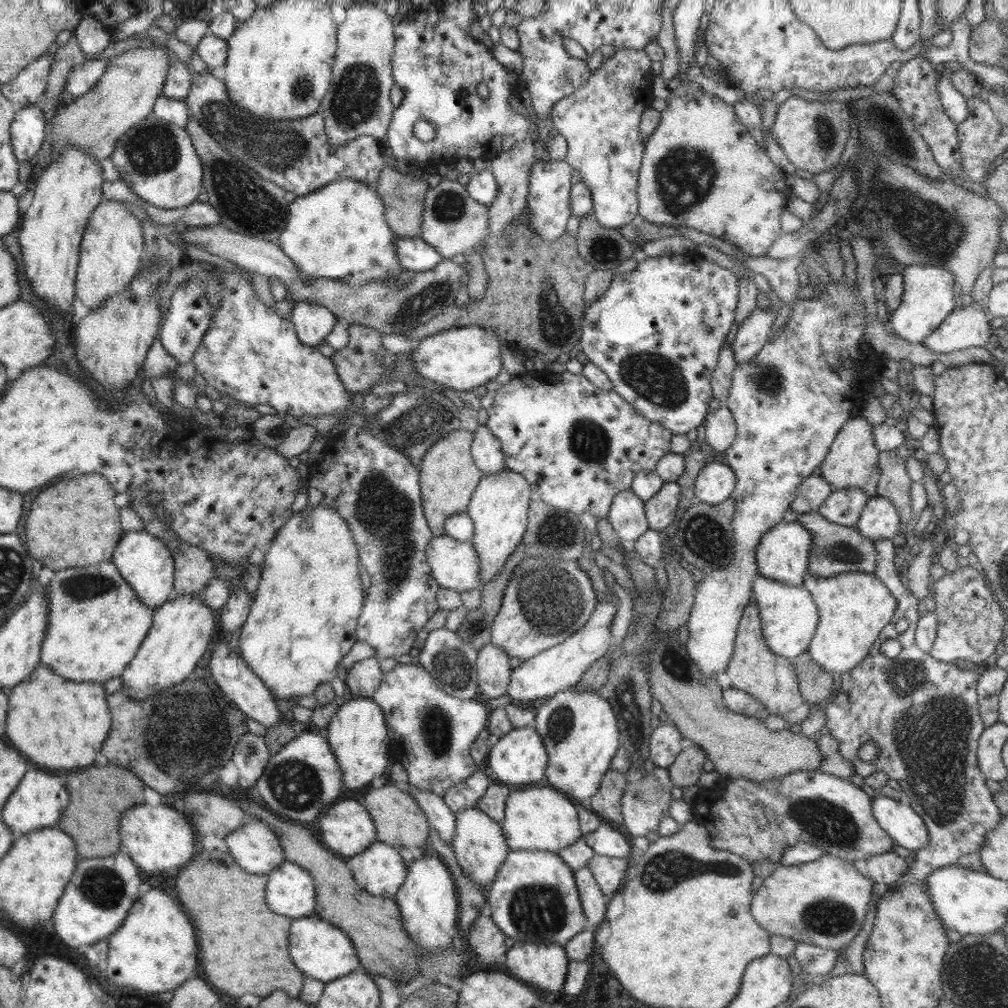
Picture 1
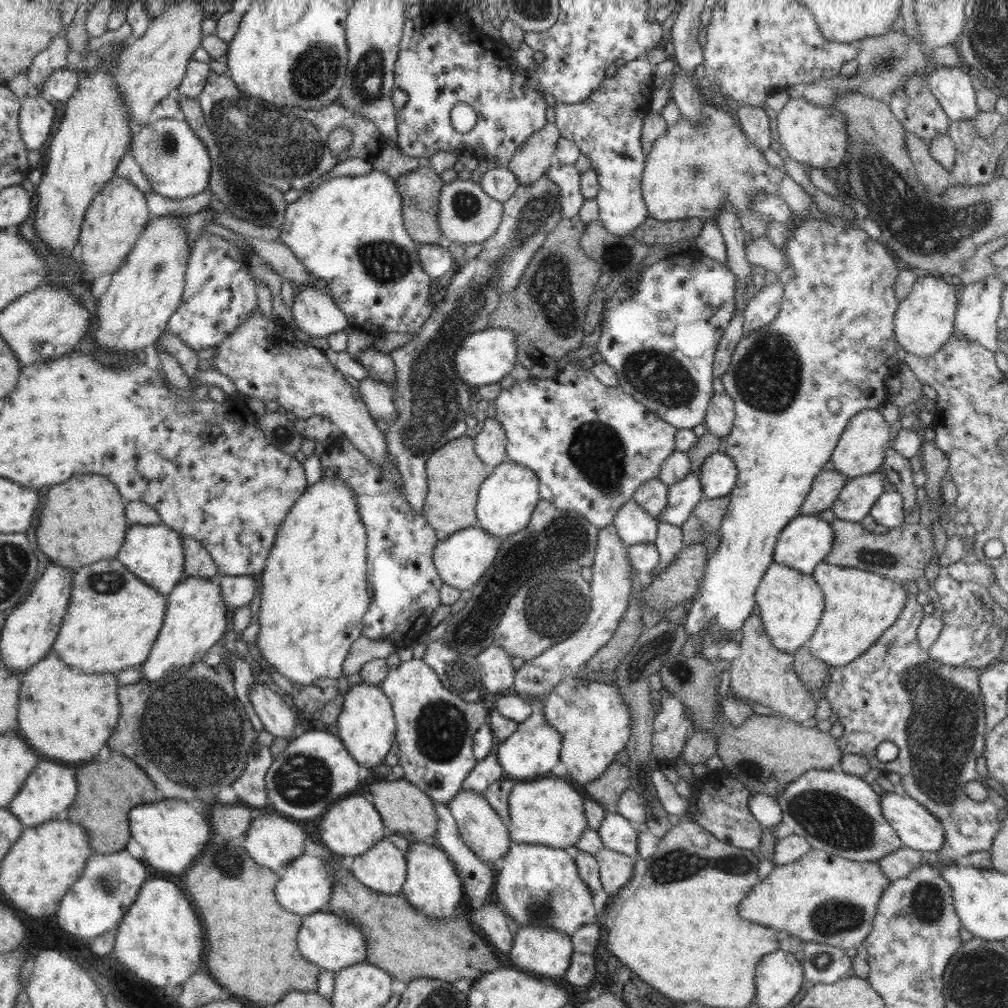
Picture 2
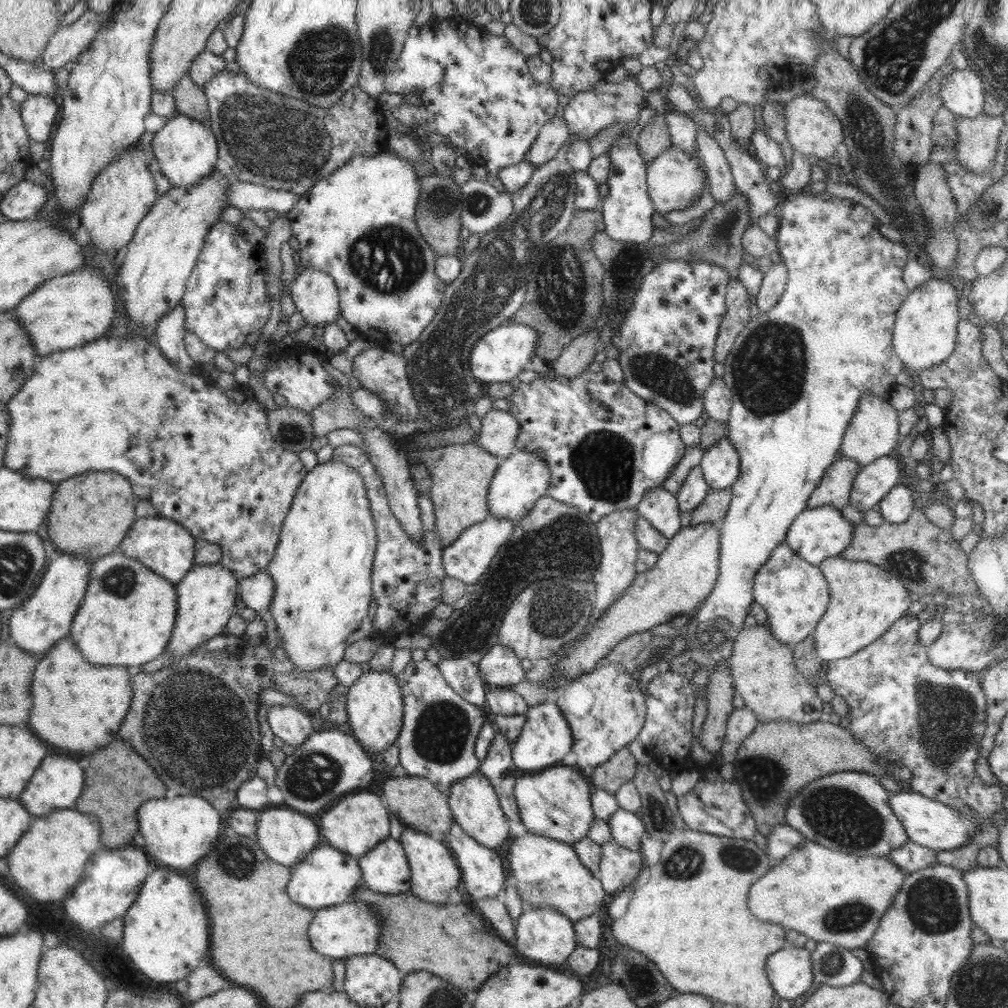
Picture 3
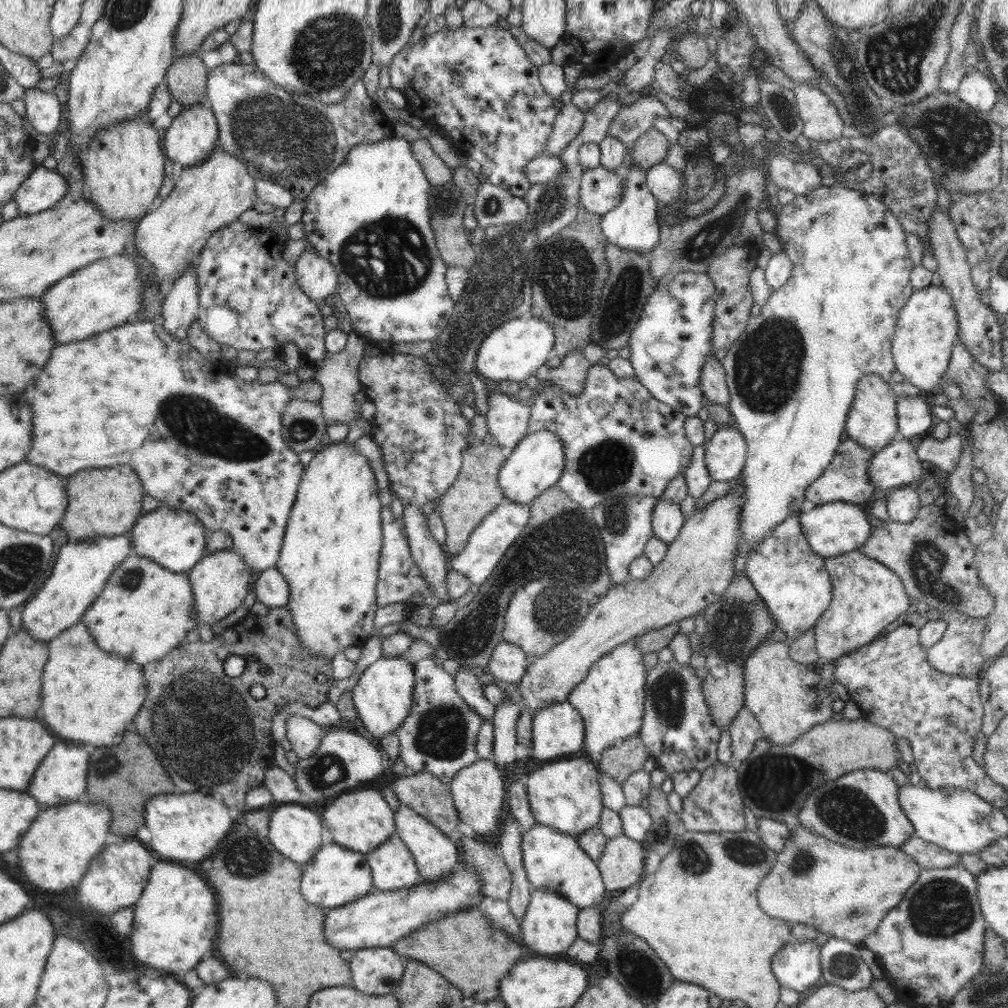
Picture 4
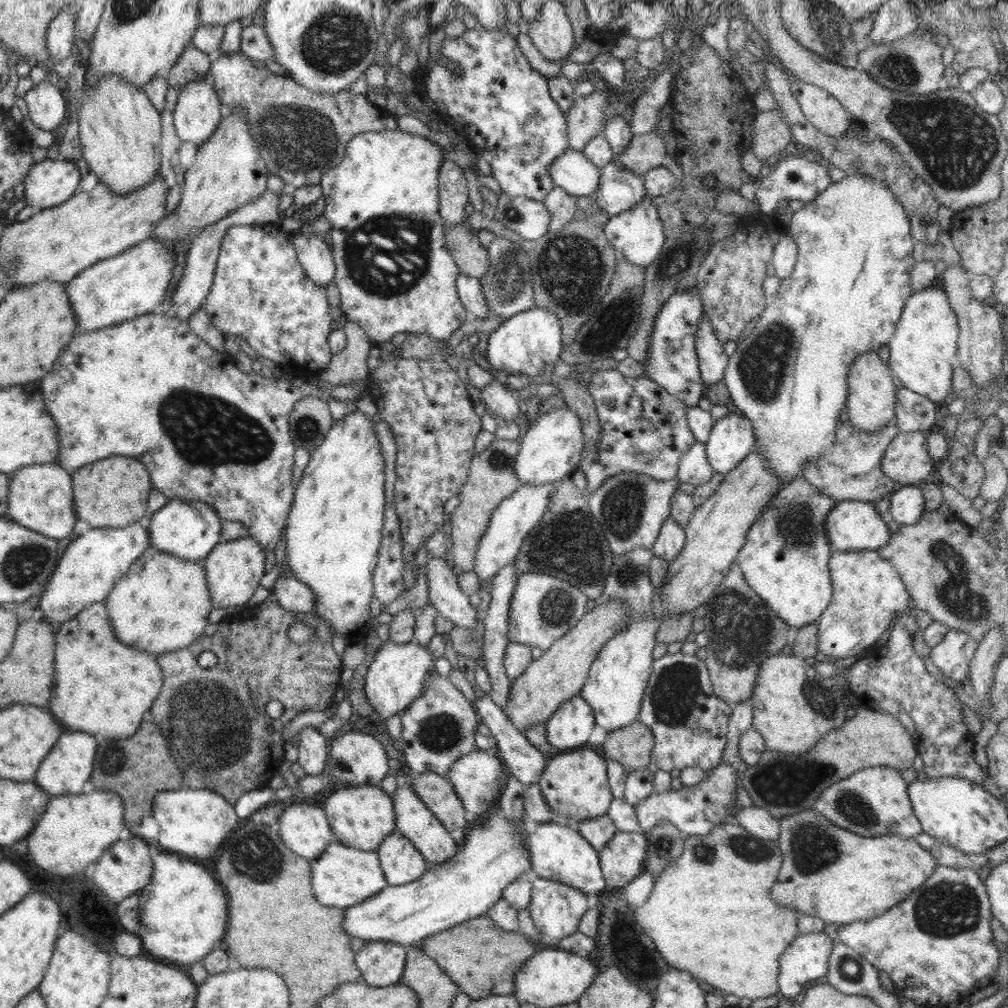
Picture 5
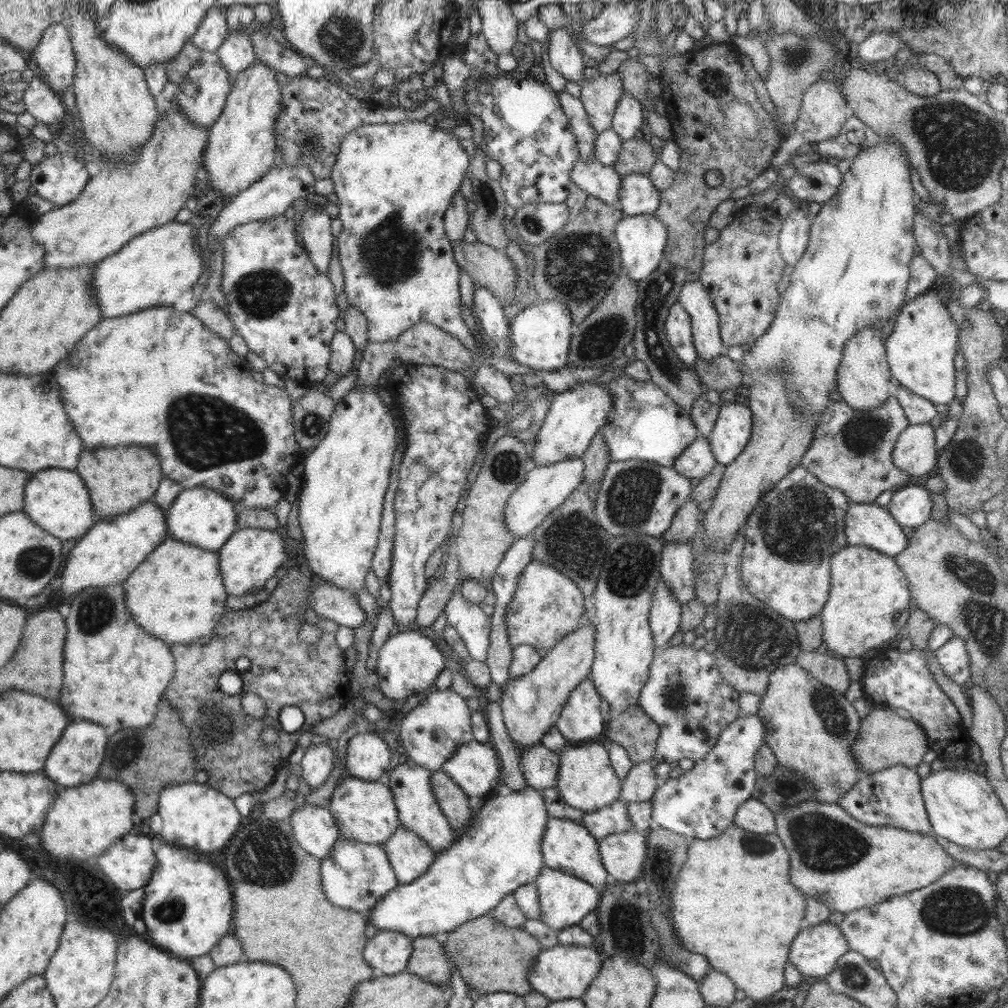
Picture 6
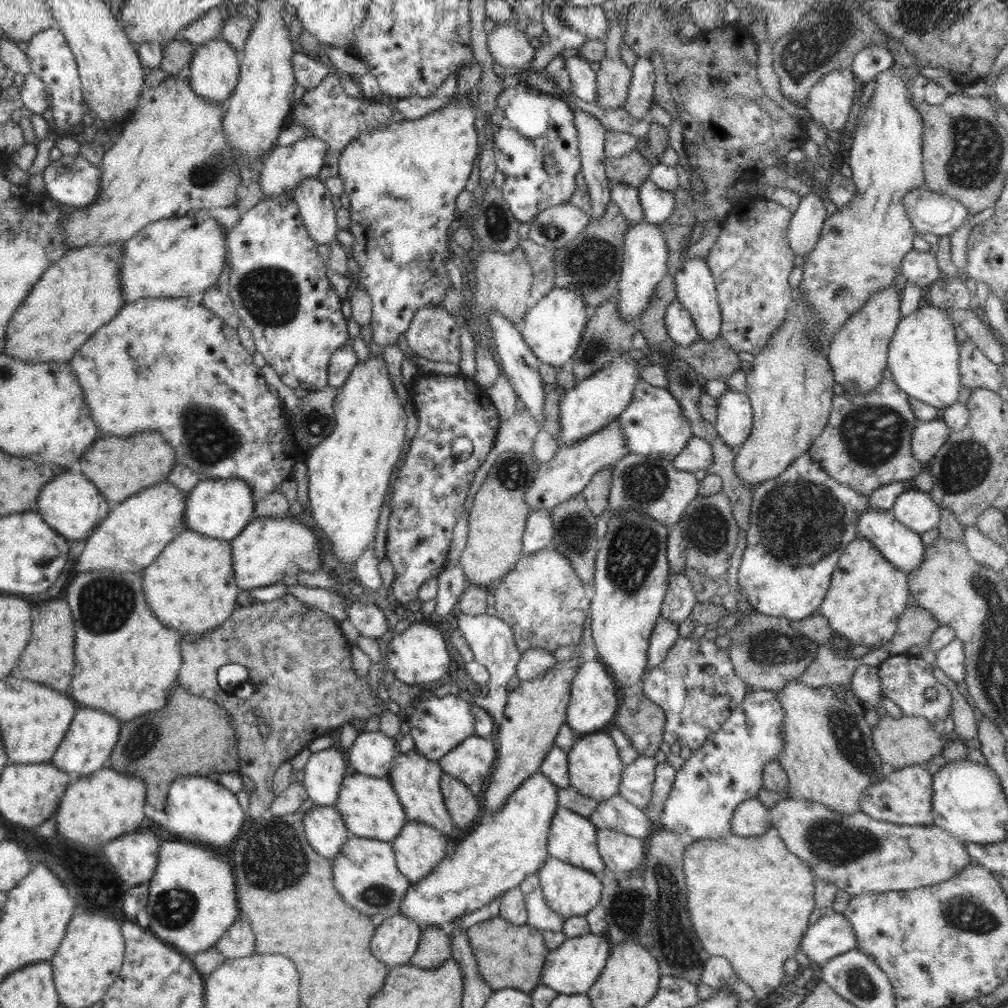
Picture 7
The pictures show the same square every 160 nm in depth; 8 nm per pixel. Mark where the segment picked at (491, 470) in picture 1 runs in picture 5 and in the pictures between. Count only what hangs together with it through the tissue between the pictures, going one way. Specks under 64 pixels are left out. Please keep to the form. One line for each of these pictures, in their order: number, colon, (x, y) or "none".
2: (490, 444)
3: (499, 431)
4: (507, 419)
5: (502, 400)

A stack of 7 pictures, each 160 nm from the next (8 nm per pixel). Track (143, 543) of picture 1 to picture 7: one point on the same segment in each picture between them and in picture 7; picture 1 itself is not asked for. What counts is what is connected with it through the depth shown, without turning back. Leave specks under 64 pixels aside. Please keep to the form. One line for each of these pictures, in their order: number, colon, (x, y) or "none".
2: (154, 553)
3: (167, 548)
4: (175, 539)
5: (189, 529)
6: (201, 516)
7: (221, 509)

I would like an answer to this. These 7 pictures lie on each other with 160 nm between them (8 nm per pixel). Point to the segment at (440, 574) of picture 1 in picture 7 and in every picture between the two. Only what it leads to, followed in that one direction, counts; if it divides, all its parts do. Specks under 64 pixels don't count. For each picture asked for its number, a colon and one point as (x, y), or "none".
2: (461, 559)
3: (469, 556)
4: (487, 544)
5: (515, 517)
6: (546, 488)
7: (565, 476)

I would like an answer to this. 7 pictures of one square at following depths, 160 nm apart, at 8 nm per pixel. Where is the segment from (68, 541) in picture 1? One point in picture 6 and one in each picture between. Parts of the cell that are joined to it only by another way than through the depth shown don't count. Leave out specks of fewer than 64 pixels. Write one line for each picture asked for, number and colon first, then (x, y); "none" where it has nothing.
2: (83, 521)
3: (91, 513)
4: (107, 501)
5: (113, 493)
6: (119, 479)

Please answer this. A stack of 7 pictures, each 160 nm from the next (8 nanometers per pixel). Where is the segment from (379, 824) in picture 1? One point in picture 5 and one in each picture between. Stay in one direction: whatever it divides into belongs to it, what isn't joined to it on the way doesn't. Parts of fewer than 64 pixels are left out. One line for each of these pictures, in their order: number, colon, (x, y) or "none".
2: (406, 811)
3: (416, 802)
4: (425, 793)
5: (436, 792)

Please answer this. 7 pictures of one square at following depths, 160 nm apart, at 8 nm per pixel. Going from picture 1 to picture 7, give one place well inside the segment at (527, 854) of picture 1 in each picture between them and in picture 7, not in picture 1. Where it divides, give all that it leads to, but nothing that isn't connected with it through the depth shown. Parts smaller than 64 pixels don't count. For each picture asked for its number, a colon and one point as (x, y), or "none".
2: (538, 884)
3: (548, 873)
4: (552, 860)
5: (557, 852)
6: (566, 845)
7: (572, 838)

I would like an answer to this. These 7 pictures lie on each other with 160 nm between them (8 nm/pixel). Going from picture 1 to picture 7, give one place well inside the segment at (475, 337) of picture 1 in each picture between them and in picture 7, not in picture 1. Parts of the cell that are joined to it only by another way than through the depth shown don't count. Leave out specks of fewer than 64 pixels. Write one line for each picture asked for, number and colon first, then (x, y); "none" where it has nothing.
2: (485, 357)
3: (504, 352)
4: (517, 348)
5: (530, 343)
6: (541, 333)
7: (553, 327)

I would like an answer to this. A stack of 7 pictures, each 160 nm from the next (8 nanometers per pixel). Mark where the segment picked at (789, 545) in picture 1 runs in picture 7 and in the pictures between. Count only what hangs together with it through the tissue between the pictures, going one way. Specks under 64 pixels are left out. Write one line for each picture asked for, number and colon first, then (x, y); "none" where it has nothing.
2: (807, 540)
3: (818, 533)
4: (831, 529)
5: (852, 525)
6: (867, 524)
7: (902, 547)

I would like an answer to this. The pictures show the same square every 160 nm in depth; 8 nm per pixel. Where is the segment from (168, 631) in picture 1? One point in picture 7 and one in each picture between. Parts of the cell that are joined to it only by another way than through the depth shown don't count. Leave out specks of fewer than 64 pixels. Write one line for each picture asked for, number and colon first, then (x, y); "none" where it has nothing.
2: (195, 619)
3: (206, 597)
4: (220, 581)
5: (235, 568)
6: (250, 557)
7: (269, 549)

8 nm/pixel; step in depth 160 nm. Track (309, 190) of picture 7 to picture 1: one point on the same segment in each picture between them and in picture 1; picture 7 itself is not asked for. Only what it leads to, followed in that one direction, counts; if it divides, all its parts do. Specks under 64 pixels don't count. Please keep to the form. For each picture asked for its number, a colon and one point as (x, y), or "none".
1: (313, 322)
2: (315, 312)
3: (315, 294)
4: (316, 277)
5: (313, 253)
6: (315, 230)

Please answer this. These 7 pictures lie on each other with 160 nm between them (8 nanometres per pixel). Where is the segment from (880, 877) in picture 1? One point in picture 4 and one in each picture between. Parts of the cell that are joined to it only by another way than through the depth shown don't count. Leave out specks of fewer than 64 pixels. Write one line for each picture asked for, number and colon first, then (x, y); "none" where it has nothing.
2: (901, 862)
3: (910, 857)
4: (927, 855)

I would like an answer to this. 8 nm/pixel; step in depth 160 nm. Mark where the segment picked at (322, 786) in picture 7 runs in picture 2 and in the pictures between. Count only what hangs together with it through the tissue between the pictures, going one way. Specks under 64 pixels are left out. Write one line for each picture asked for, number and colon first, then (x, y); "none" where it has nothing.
2: (279, 719)
3: (293, 725)
4: (304, 734)
5: (313, 752)
6: (318, 760)

